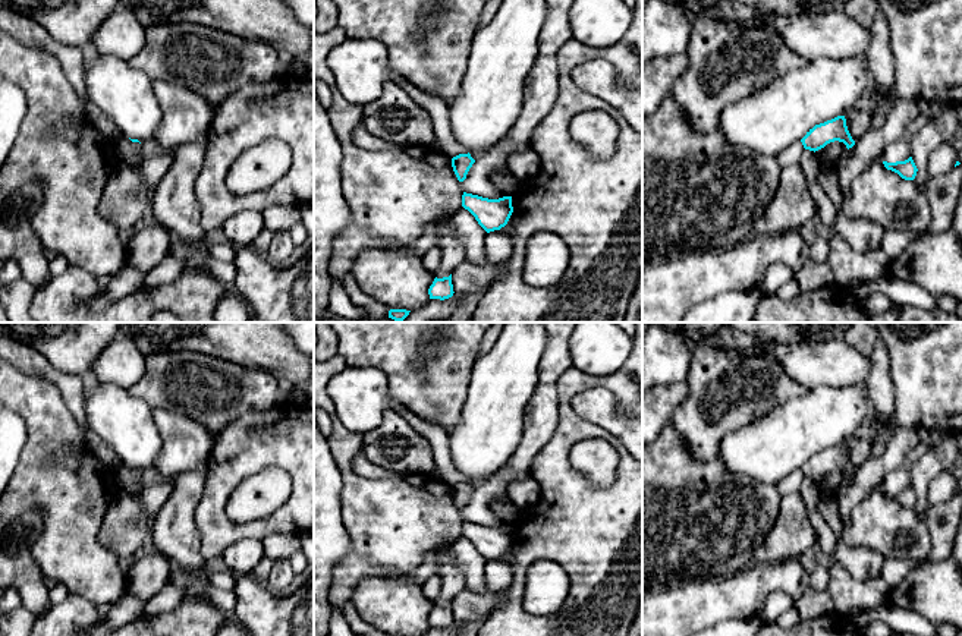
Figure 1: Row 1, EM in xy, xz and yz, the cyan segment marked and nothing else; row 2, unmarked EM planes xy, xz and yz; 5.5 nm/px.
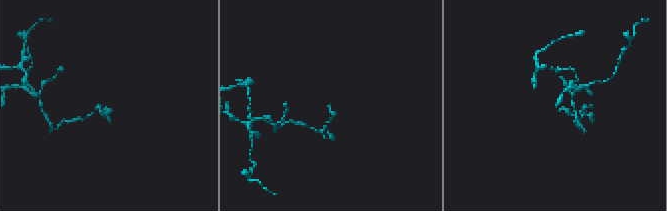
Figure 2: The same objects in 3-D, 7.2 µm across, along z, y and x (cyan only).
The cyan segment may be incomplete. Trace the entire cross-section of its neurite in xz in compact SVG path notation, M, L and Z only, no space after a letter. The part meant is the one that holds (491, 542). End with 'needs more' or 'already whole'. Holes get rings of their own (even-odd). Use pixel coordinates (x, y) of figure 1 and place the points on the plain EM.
M463 520L462 535L475 545L487 561L504 555L513 541L512 525L488 528Z; already whole

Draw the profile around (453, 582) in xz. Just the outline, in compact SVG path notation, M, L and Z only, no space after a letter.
M453 547L441 548L434 551L438 558L437 573L443 586L438 598L434 601L434 605L443 607L449 605L463 589L466 589L465 577L460 569L455 564L455 551Z

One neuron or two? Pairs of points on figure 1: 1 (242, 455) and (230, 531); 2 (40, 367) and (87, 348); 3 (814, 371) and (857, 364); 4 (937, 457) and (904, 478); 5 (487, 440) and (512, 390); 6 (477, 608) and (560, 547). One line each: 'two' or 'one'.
1: one
2: two
3: one
4: two
5: one
6: two

